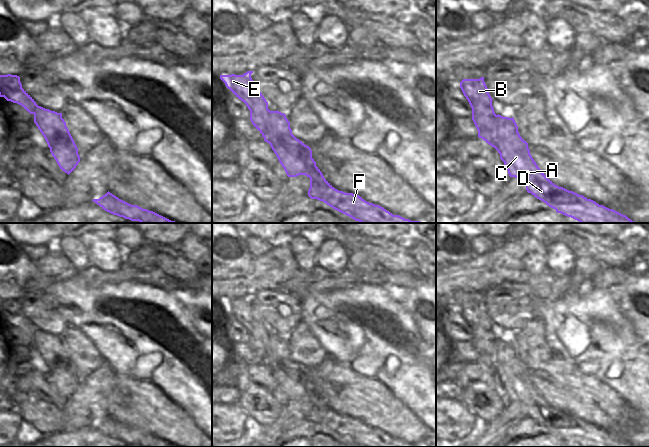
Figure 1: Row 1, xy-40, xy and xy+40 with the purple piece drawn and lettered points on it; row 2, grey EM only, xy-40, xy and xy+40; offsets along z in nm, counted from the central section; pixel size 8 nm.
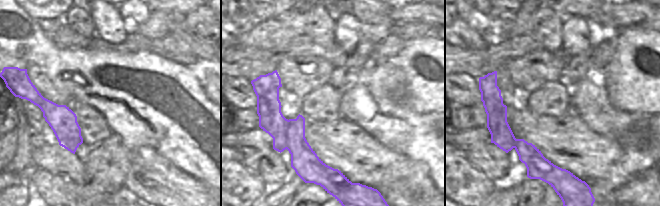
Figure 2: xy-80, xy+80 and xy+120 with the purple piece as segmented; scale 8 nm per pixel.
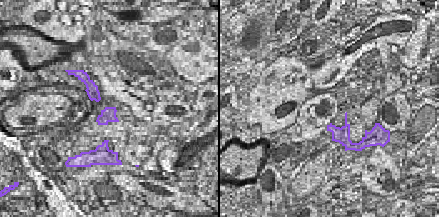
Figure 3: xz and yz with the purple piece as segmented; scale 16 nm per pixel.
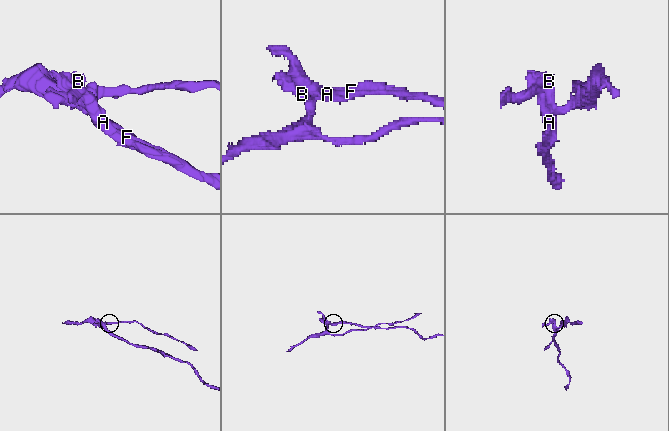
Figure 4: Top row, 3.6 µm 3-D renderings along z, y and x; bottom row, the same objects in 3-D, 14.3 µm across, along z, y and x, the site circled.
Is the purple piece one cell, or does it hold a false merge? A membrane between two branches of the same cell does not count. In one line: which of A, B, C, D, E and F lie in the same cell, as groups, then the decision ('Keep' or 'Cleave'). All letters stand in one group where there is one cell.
Groups: A C D F / B E. Cleave.

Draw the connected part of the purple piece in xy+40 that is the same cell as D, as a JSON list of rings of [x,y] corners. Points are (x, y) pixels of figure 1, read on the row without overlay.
[[[496,339],[496,354],[498,364],[496,374],[500,378],[500,383],[504,386],[510,401],[519,403],[525,410],[528,417],[543,425],[546,429],[567,441],[571,441],[580,447],[635,447],[626,439],[613,433],[599,429],[583,419],[569,415],[563,411],[555,409],[538,391],[530,378],[528,367],[520,360],[518,350],[514,342]]]

